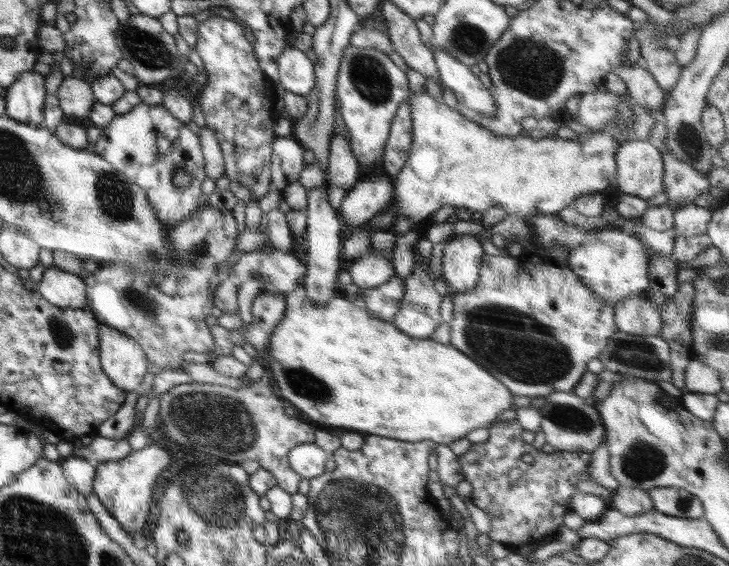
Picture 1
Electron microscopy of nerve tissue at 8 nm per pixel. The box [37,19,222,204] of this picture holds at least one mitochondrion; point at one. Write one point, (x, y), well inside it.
(151, 51)

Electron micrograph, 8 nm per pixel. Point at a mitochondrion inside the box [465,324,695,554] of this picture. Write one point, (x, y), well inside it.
(641, 460)

